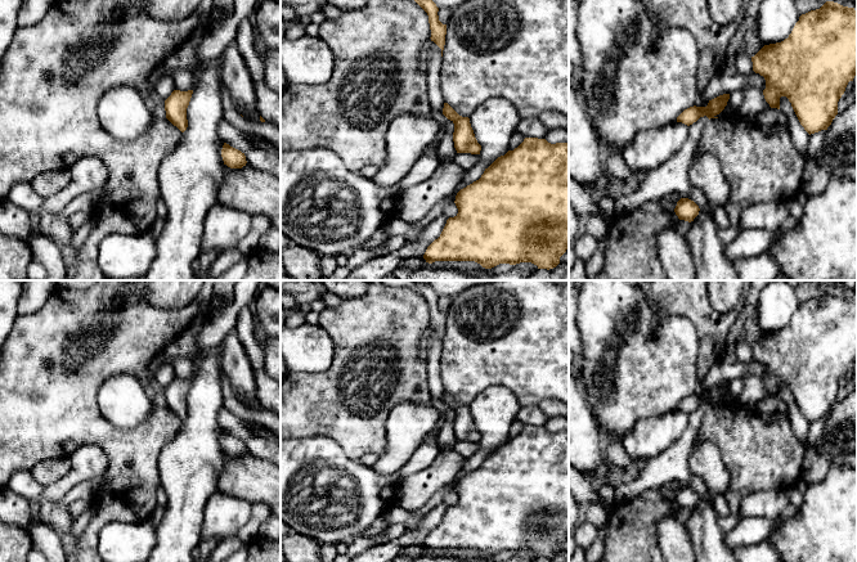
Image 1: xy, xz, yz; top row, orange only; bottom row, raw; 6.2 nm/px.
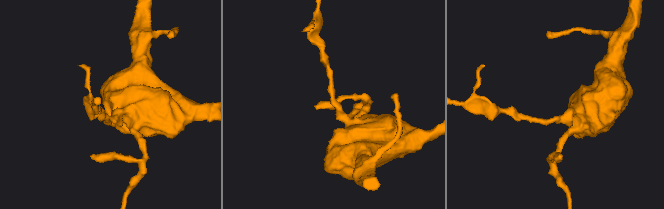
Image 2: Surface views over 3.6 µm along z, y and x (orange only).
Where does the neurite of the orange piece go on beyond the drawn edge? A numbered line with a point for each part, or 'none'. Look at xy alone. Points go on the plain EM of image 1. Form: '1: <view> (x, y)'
none

